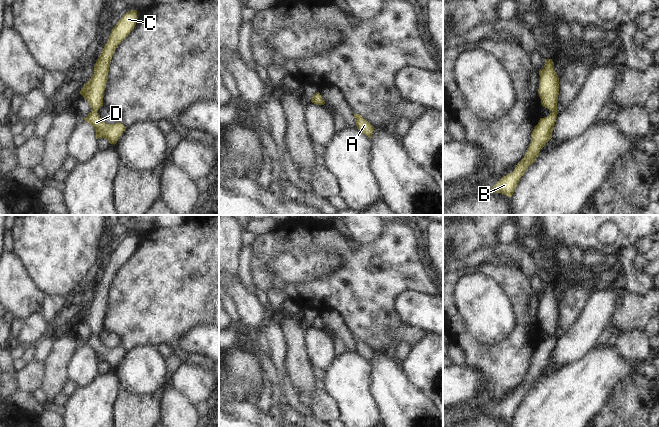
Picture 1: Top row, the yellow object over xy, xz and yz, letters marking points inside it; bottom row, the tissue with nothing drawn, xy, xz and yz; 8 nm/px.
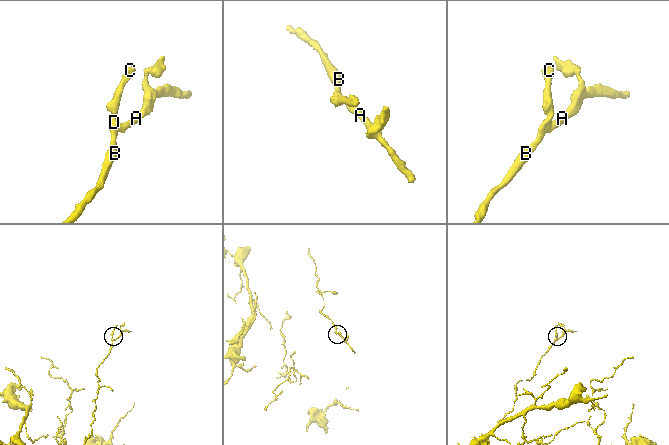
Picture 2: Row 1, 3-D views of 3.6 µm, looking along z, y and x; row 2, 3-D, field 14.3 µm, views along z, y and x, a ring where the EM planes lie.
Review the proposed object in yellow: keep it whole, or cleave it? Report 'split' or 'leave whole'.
leave whole

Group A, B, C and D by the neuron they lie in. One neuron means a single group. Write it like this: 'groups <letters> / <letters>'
groups A B C D

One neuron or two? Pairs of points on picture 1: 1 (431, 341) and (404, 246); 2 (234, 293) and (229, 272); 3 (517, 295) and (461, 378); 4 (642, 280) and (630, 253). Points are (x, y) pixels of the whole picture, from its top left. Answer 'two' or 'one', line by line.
1: two
2: two
3: two
4: one

